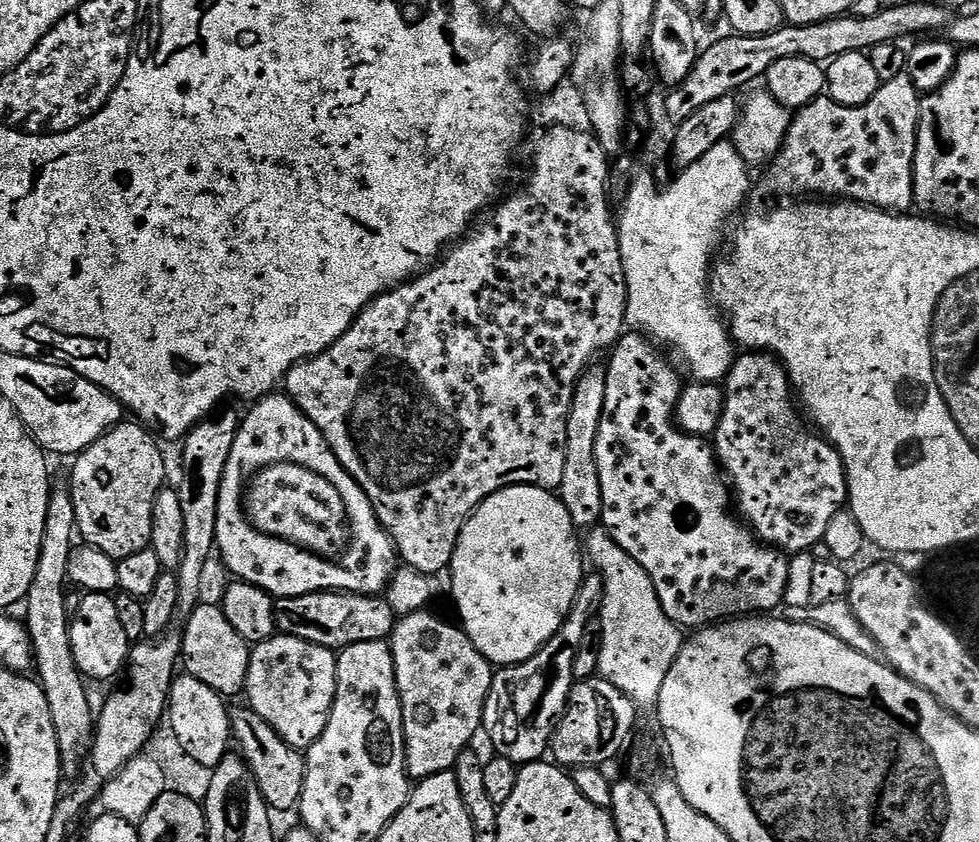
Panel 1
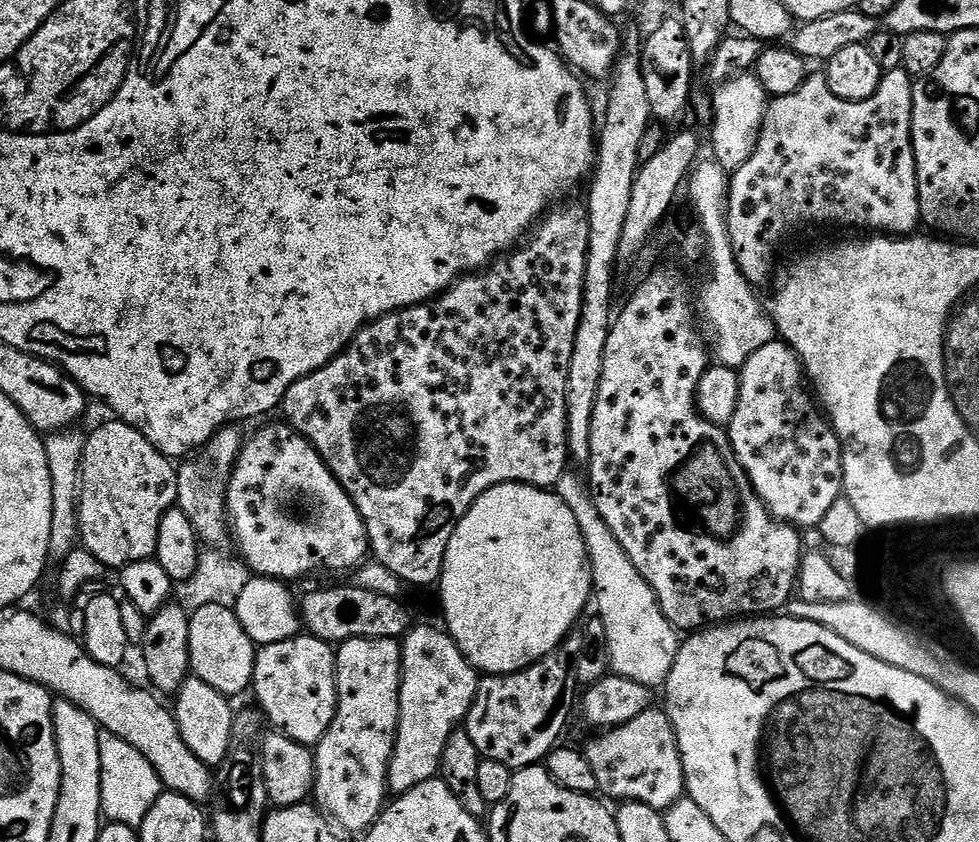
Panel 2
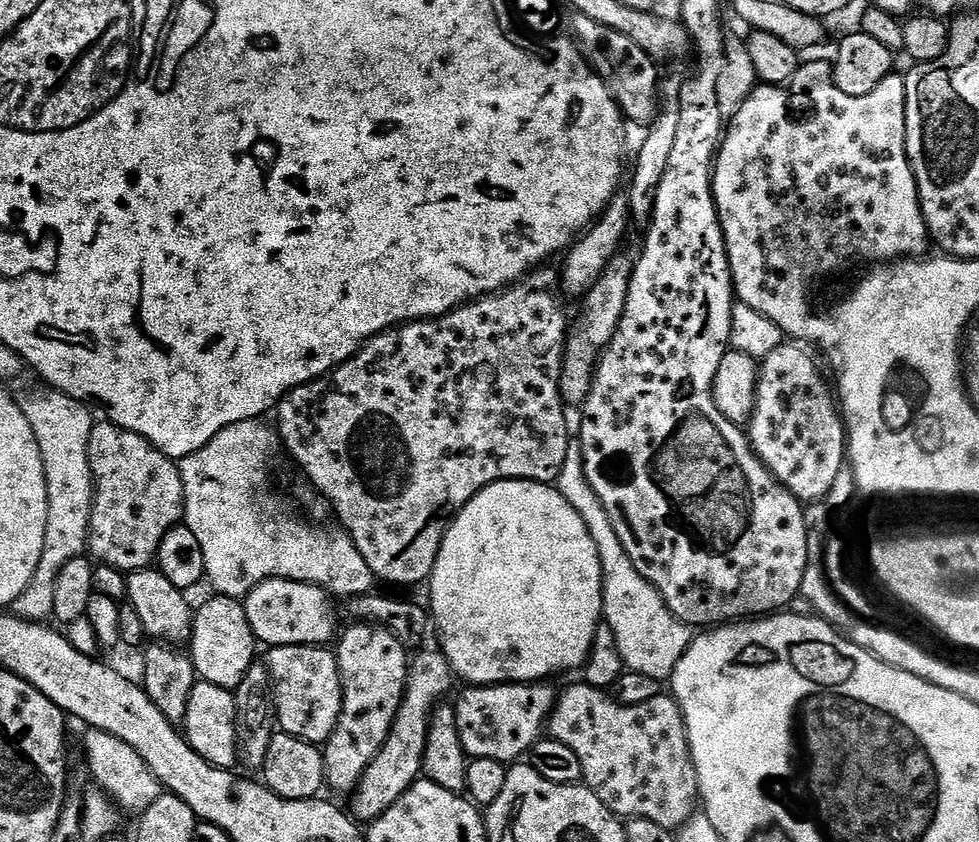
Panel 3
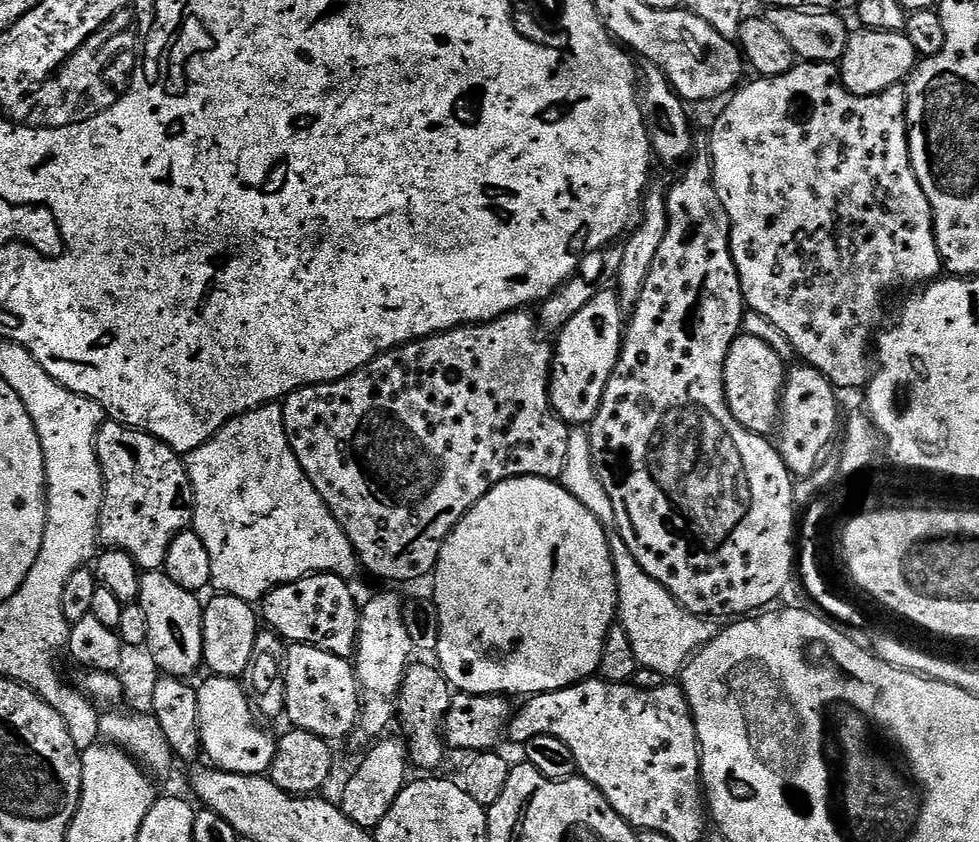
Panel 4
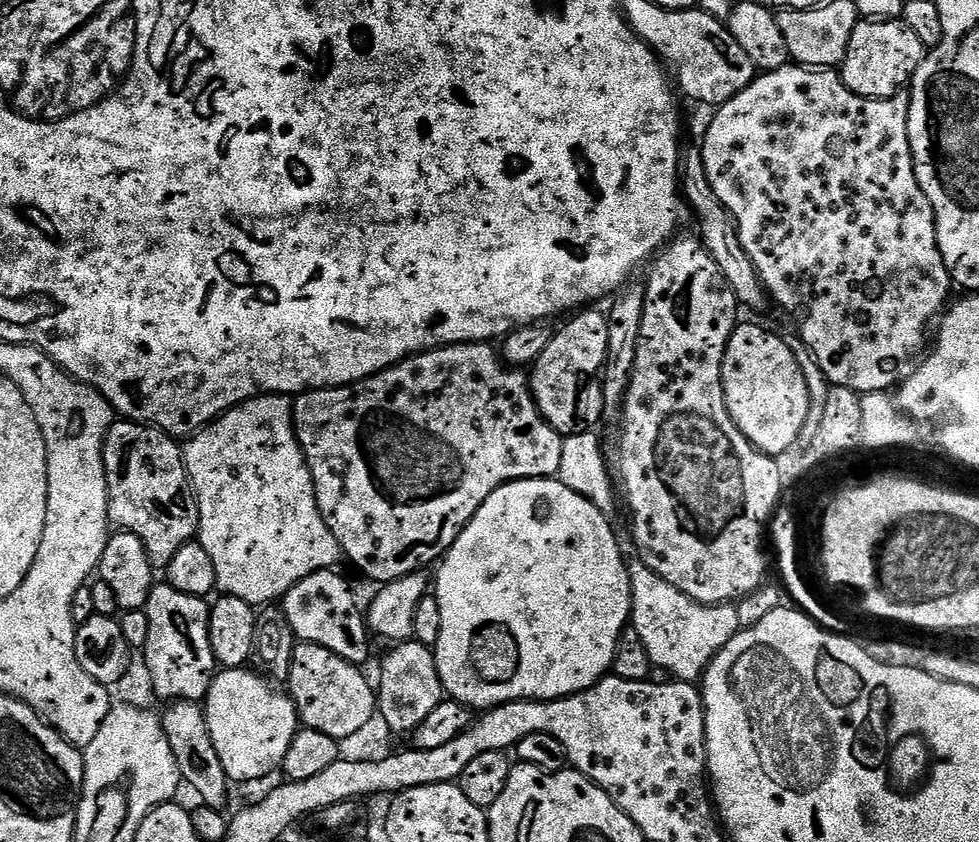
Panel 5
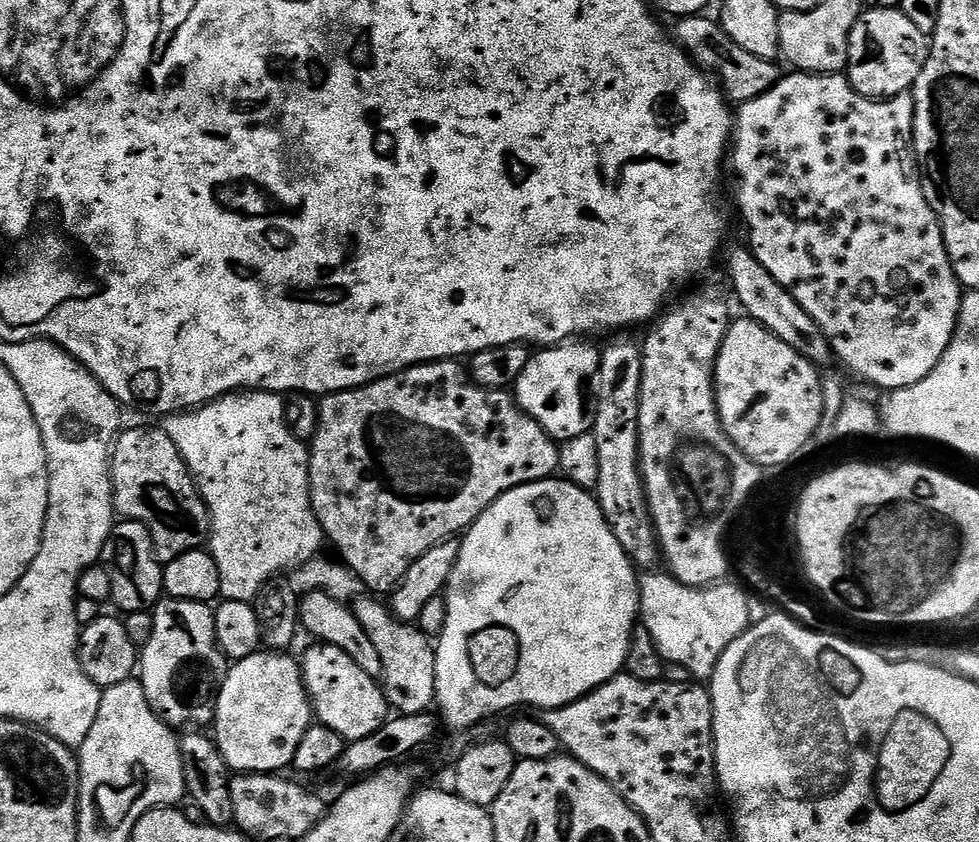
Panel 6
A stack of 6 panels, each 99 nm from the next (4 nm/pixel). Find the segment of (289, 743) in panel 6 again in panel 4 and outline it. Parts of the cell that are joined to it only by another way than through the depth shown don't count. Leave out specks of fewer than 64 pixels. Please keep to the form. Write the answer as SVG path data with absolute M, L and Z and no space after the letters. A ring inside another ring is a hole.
M209 675L207 679L204 685L201 683L196 689L203 755L208 755L212 759L209 761L223 772L247 776L267 773L276 753L277 737L271 736L263 728L265 725L258 719L243 683L231 676Z

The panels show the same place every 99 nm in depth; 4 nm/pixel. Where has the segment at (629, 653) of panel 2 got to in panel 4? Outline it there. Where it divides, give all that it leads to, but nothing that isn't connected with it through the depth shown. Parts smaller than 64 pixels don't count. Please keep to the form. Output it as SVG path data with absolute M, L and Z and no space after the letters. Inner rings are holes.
M573 427L569 431L568 445L566 446L566 466L562 470L559 483L564 485L564 489L571 496L578 498L578 502L582 502L582 506L586 506L586 510L590 510L594 514L594 518L598 518L598 522L608 529L608 545L612 551L616 585L618 586L618 602L620 603L618 623L626 630L626 634L630 634L630 646L634 646L637 665L641 668L658 670L658 674L662 674L666 678L679 677L683 673L684 665L692 659L693 655L716 637L717 625L712 625L715 623L711 619L694 616L692 613L684 611L679 602L663 586L654 582L654 578L650 578L650 574L646 574L642 570L642 566L638 566L634 554L630 554L626 542L622 542L622 534L616 529L614 505L610 503L610 494L606 494L606 486L602 486L602 478L598 478L594 468L594 454L590 450L587 427Z

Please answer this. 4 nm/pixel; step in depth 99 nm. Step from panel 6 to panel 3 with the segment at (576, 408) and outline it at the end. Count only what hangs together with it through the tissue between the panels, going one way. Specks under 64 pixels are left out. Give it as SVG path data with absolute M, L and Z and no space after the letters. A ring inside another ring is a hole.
M618 254L609 262L608 268L587 295L586 302L590 308L585 312L580 324L573 327L568 337L564 366L560 377L561 396L569 407L581 407L588 399L599 358L609 342L613 340L622 314L625 312L626 298L629 296L632 272L635 268L636 260L633 257Z

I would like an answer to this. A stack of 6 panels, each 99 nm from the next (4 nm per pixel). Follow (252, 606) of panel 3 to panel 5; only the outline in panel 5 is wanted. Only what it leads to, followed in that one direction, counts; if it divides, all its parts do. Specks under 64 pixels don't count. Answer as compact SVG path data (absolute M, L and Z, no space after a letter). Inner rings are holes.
M325 570L302 578L302 582L298 582L284 595L282 607L297 641L326 646L326 650L338 654L338 658L346 658L346 662L364 666L372 652L373 641L362 604L360 608L351 586L338 573L336 570Z

